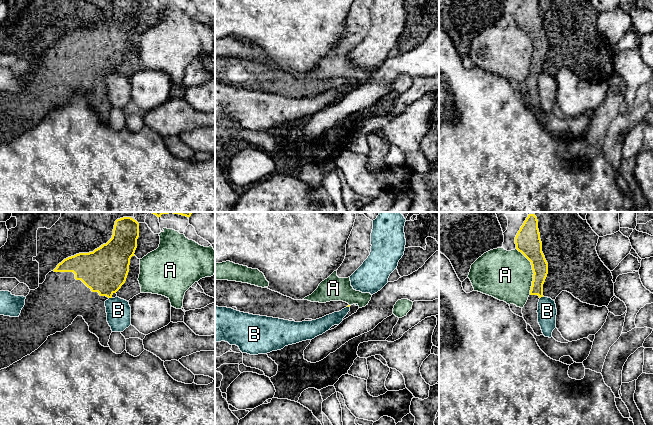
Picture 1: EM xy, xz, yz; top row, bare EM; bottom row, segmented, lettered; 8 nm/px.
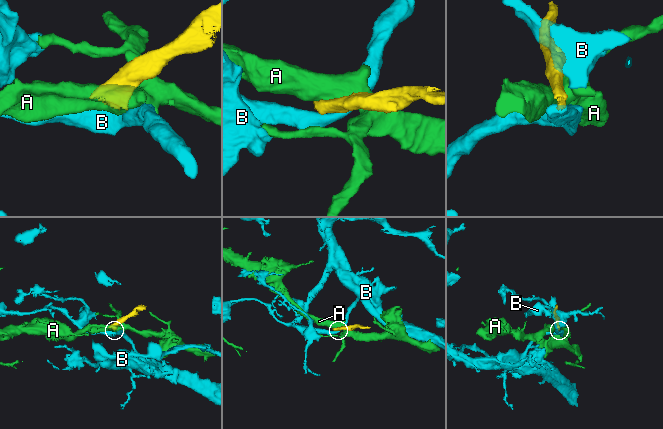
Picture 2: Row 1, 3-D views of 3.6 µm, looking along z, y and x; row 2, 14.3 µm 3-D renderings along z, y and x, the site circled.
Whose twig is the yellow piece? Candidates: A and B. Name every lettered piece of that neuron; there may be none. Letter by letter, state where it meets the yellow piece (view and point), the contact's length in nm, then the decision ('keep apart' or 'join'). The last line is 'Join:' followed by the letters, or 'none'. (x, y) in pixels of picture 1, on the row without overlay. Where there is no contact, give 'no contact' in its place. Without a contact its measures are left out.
A: meets yellow in yz at (533, 47); contact 400 nm long; keep apart
B: meets yellow in yz at (541, 72); contact 40 nm long; keep apart
Join: none

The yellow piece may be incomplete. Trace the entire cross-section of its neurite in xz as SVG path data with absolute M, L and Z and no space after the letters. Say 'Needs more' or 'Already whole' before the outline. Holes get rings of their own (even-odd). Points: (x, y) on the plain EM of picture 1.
Needs more. M215 56L215 82L232 84L253 91L302 98L316 96L350 81L343 77L326 79L294 76L268 64L248 59Z

